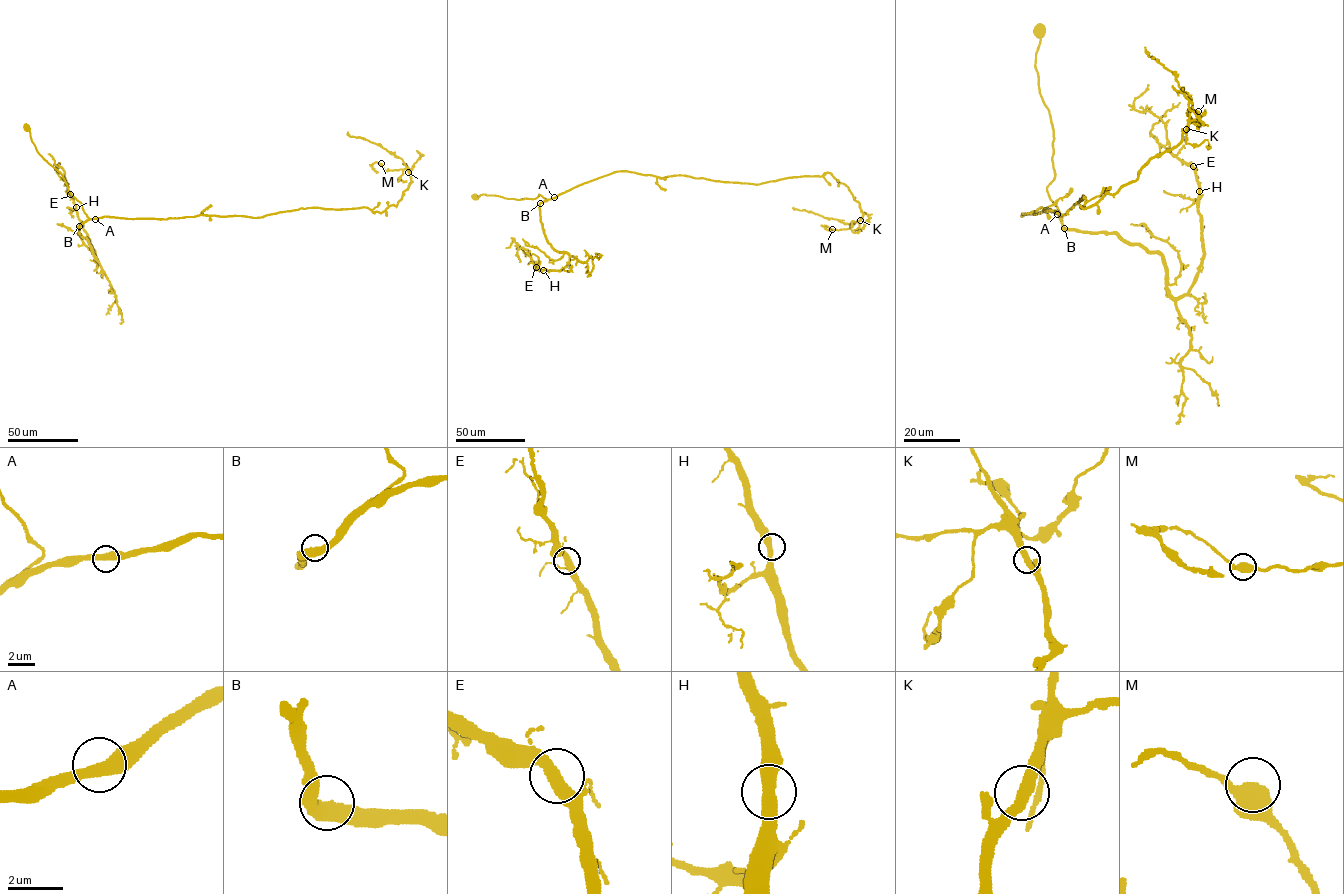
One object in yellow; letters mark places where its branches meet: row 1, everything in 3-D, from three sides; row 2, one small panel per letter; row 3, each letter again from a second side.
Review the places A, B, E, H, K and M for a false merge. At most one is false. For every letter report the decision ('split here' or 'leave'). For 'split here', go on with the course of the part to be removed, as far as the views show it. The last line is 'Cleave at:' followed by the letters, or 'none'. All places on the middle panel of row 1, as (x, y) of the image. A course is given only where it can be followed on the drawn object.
A: leave
B: leave
E: leave
H: leave
K: leave
M: leave
Cleave at: none

